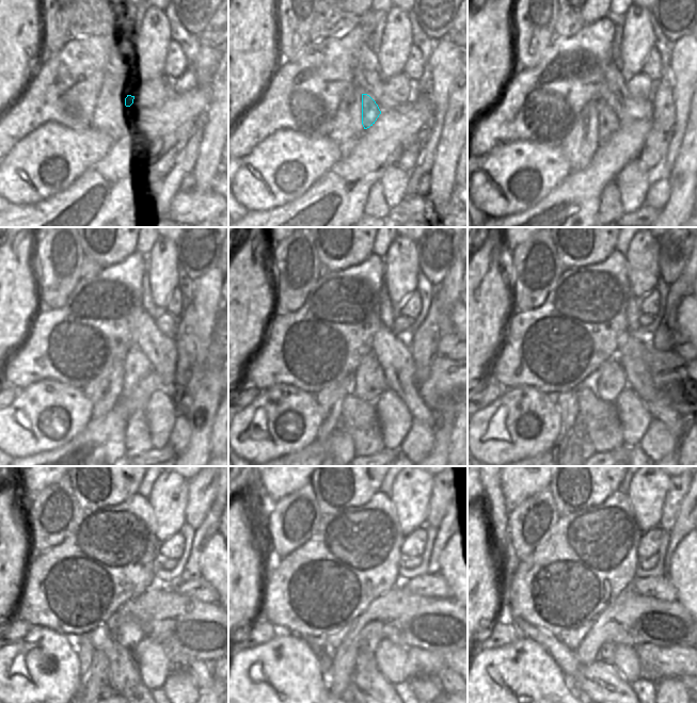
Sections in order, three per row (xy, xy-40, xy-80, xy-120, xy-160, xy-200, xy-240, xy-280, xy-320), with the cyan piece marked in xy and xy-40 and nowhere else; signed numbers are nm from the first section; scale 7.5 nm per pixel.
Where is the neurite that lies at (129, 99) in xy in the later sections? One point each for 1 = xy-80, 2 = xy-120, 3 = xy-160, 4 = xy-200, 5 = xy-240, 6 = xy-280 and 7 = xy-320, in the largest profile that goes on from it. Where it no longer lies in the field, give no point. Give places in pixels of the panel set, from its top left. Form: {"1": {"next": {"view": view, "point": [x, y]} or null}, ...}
{"1": {"next": {"view": "xy-80", "point": [608, 121]}}, "2": {"next": {"view": "xy-120", "point": [136, 366]}}, "3": {"next": {"view": "xy-160", "point": [369, 381]}}, "4": {"next": {"view": "xy-200", "point": [608, 381]}}, "5": {"next": {"view": "xy-240", "point": [128, 634]}}, "6": {"next": {"view": "xy-280", "point": [368, 643]}}, "7": {"next": {"view": "xy-320", "point": [606, 652]}}}

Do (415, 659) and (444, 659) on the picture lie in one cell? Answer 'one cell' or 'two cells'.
one cell

